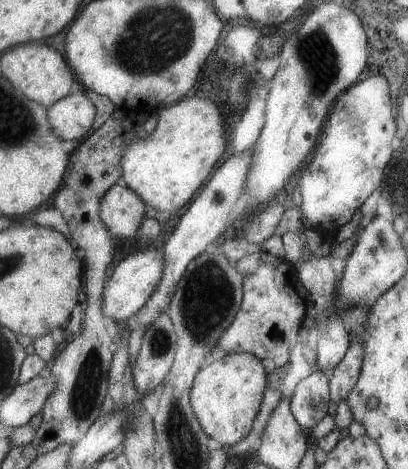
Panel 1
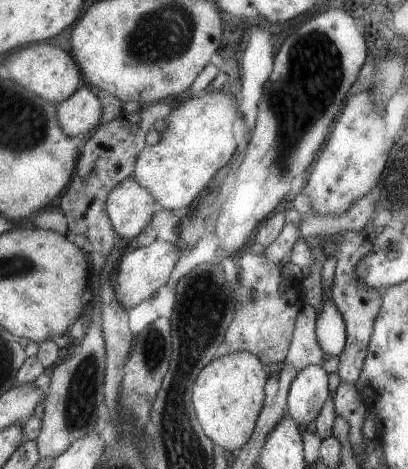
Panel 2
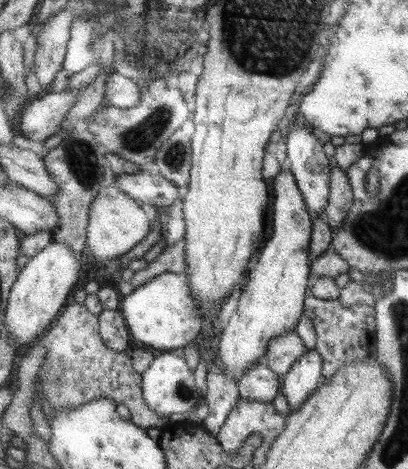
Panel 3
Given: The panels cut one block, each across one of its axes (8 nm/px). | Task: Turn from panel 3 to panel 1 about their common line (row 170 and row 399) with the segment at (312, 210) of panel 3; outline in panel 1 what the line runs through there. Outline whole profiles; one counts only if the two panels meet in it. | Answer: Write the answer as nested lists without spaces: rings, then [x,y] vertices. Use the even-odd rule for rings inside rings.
[[[315,370],[293,388],[291,414],[303,430],[313,430],[315,424],[327,414],[329,400],[329,374]]]

